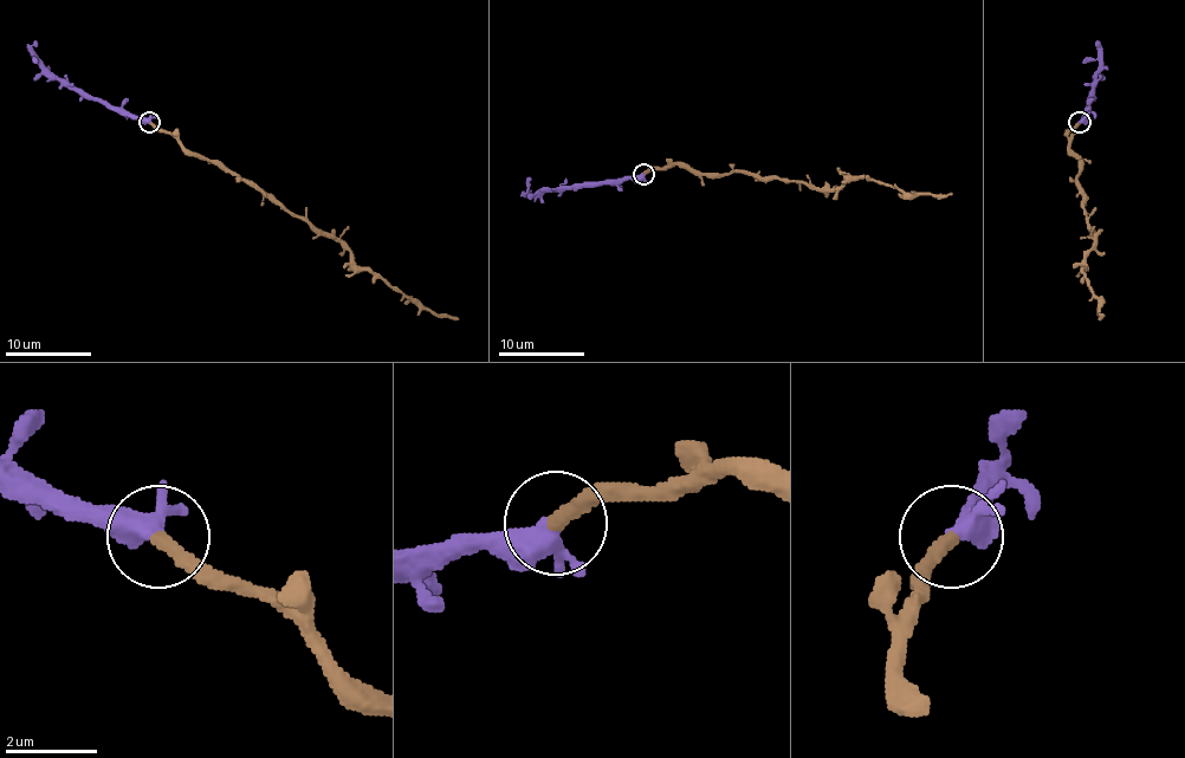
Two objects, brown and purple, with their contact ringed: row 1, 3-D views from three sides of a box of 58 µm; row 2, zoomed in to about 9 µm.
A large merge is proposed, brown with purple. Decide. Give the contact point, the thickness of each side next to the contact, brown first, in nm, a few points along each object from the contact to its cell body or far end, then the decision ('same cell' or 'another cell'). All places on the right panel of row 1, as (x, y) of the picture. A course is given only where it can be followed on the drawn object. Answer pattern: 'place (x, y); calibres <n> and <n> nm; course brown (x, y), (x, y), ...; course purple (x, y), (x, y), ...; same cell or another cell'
place (1080, 122); calibres 360 and 300 nm; course brown (1080, 123), (1072, 149), (1093, 233), (1082, 270), (1098, 296), (1099, 319); course purple (1080, 123), (1086, 114), (1093, 88), (1099, 56), (1098, 40); same cell

